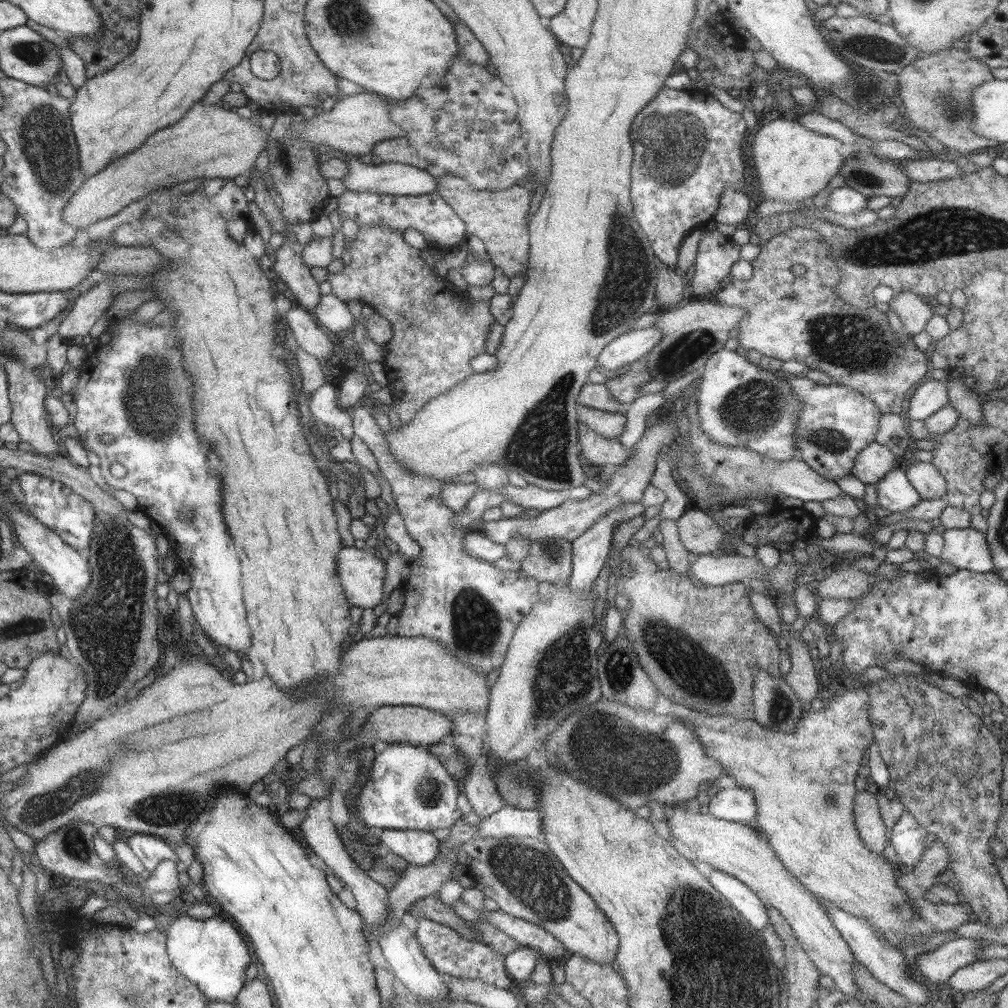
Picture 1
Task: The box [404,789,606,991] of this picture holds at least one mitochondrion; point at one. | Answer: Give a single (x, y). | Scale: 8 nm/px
(528, 875)

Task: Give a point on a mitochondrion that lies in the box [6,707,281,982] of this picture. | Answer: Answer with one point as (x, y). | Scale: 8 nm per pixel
(87, 783)

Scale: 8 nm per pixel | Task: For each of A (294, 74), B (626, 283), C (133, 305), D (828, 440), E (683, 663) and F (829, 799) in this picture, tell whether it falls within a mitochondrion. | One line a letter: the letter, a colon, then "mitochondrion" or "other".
A: other
B: mitochondrion
C: other
D: mitochondrion
E: mitochondrion
F: mitochondrion

